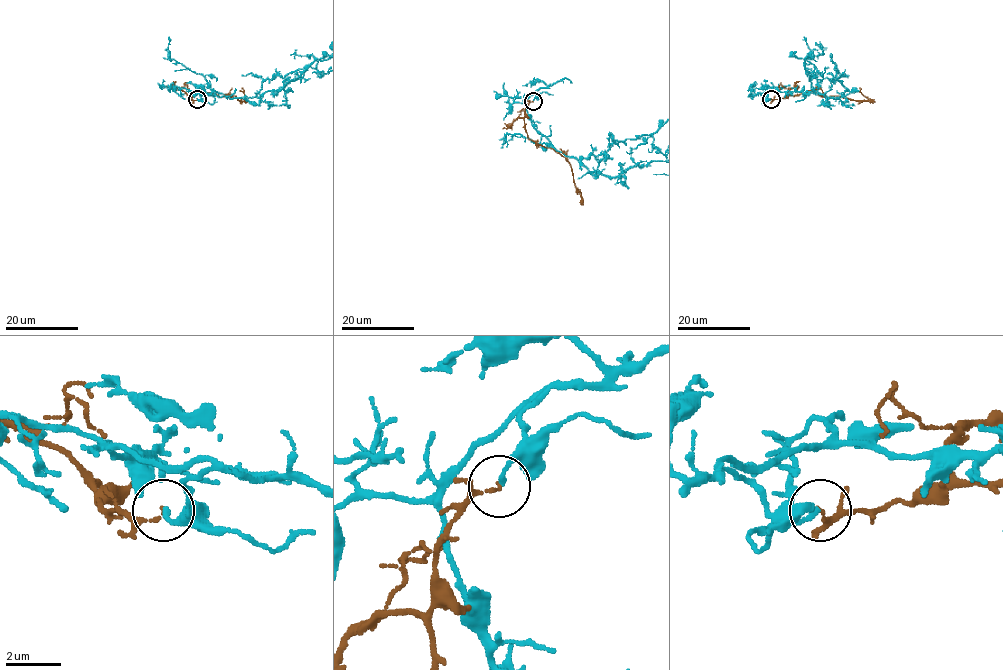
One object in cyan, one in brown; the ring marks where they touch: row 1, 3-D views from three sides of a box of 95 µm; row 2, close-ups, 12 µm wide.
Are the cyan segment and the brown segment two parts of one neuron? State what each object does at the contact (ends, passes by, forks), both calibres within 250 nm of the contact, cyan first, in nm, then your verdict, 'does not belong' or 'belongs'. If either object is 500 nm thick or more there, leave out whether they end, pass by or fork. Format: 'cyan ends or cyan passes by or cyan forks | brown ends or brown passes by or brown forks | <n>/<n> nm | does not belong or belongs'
cyan ends | brown ends | 190/110 nm | does not belong

